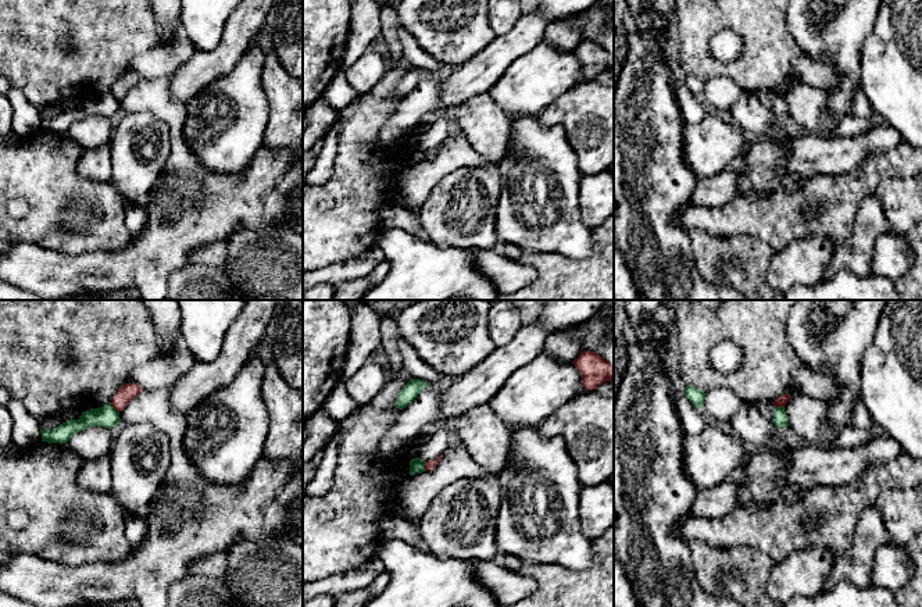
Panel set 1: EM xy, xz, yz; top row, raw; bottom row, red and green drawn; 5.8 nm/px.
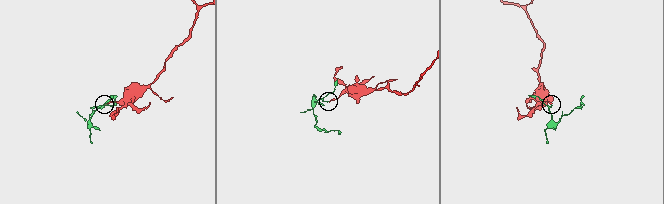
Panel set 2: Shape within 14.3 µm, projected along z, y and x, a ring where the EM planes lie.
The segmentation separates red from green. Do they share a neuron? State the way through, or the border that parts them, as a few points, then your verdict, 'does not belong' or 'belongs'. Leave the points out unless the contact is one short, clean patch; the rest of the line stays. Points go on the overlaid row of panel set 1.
border along xy (110, 403), (118, 413); does not belong

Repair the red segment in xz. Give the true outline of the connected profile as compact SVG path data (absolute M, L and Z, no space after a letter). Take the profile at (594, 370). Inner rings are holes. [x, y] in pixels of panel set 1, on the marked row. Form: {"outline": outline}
{"outline": "M583 350L572 363L580 372L586 390L593 390L603 382L614 381L614 364L607 363L594 351Z"}

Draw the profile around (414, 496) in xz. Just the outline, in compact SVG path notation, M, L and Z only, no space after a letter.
M460 442L451 443L433 471L407 478L397 492L394 514L417 525L430 501L460 478L497 476L483 469Z

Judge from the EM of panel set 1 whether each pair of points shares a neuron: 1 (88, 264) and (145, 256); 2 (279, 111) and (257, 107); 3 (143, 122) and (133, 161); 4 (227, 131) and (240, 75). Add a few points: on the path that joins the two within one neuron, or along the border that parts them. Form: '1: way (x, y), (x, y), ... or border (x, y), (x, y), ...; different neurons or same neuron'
1: way (102, 264), (131, 264); same neuron
2: border (260, 77), (260, 85), (268, 106), (264, 140); different neurons
3: way (133, 131), (128, 146), (129, 152); same neuron
4: way (228, 117), (235, 107), (240, 89); same neuron

